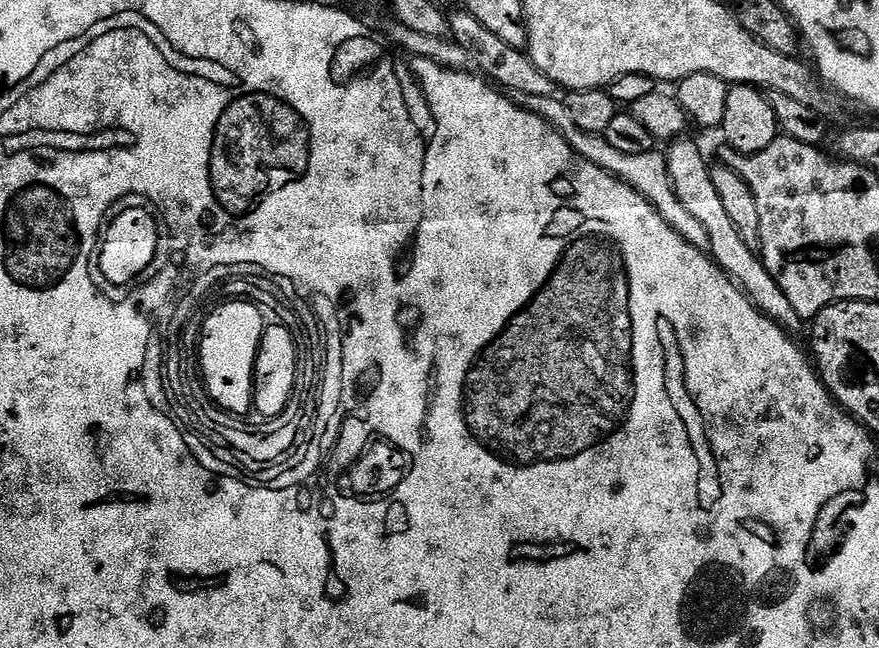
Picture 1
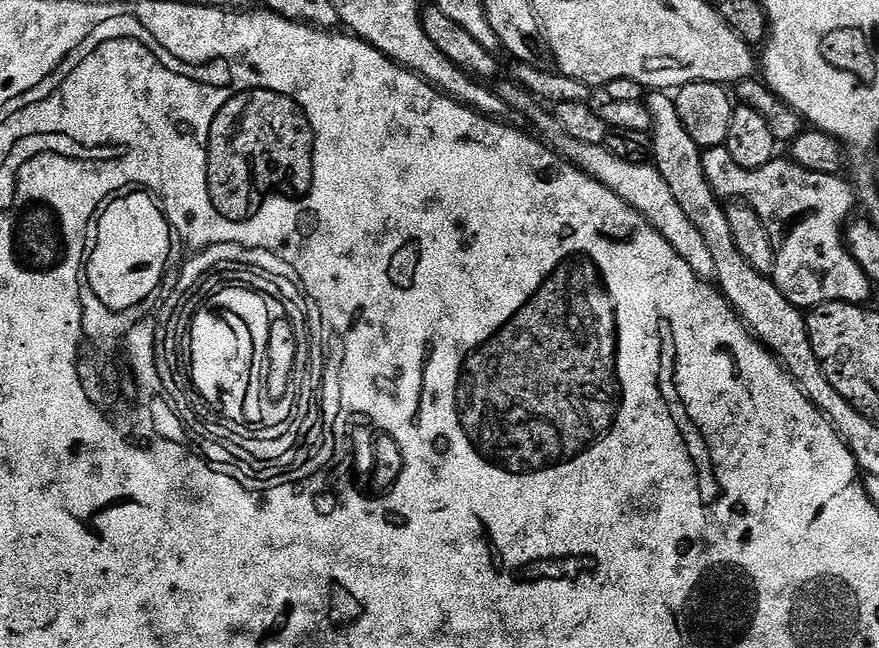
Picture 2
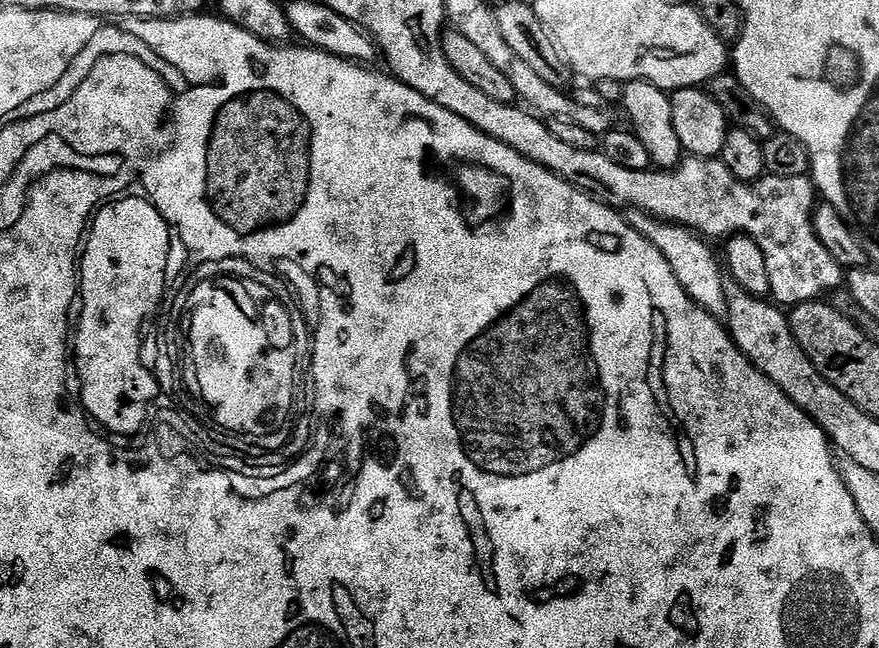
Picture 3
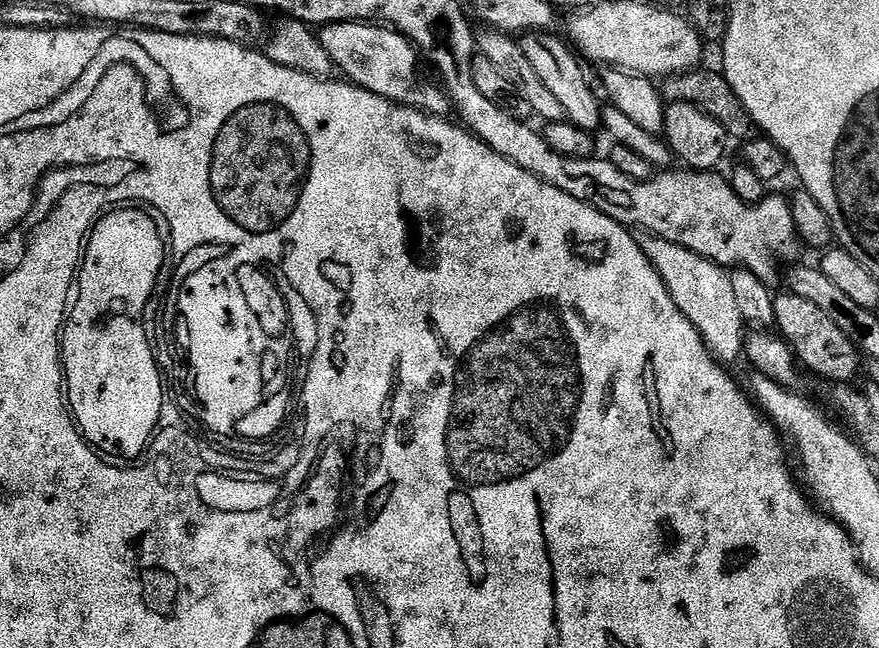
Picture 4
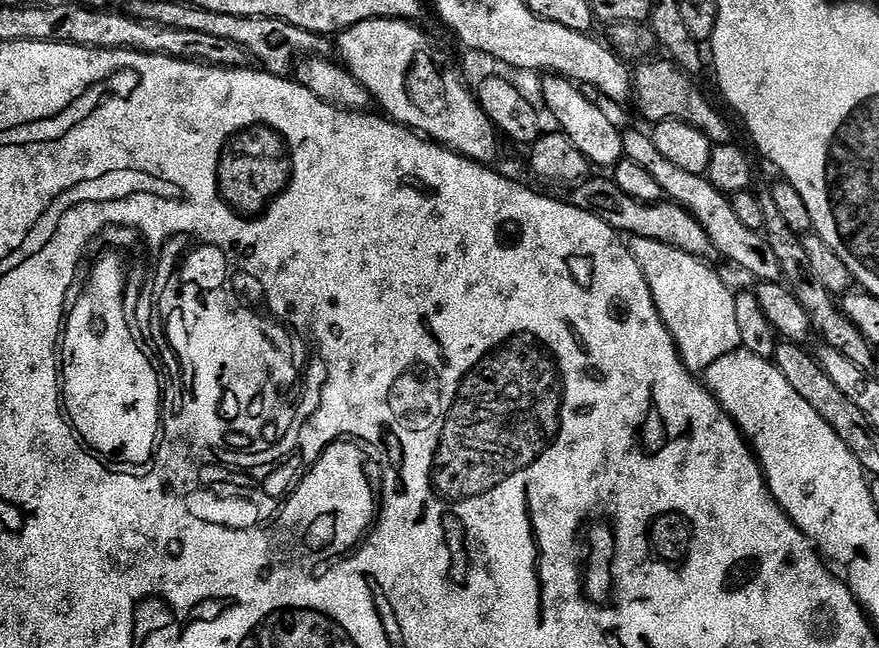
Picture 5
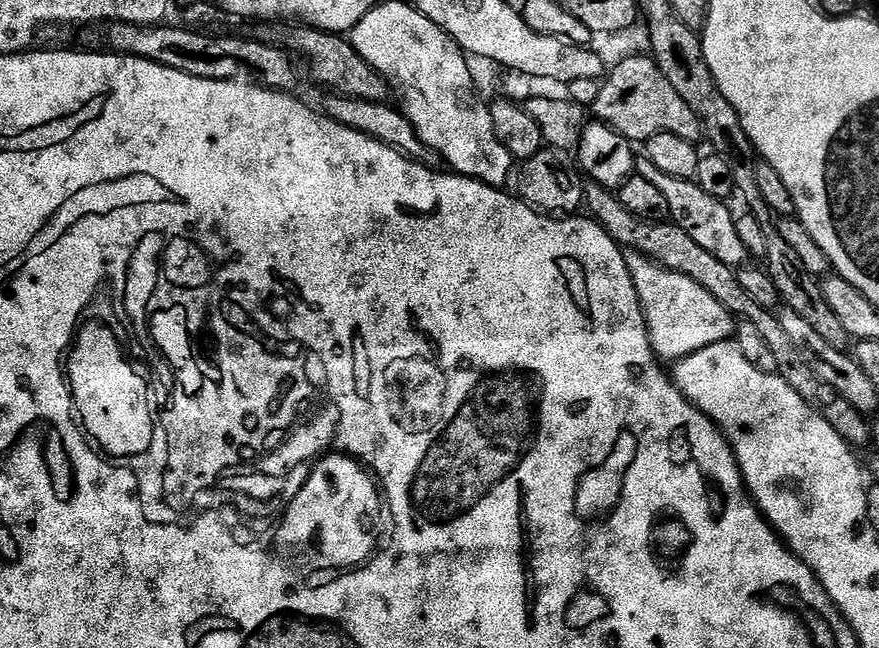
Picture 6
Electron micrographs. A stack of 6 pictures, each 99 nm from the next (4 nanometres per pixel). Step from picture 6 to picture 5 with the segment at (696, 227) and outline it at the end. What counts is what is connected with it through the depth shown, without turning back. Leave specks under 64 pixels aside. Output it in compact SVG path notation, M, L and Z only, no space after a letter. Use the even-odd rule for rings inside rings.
M627 129L623 136L623 152L625 159L638 162L654 177L654 182L662 186L665 197L671 203L680 204L690 215L700 223L702 230L710 238L713 249L717 253L721 252L732 264L737 264L744 272L749 272L752 276L757 276L757 281L774 280L777 282L785 279L782 264L778 260L767 239L761 233L749 230L744 223L738 219L738 214L734 214L734 206L731 199L725 193L719 192L707 175L691 173L682 170L679 166L674 166L667 158L659 153L658 148L649 133L642 133L638 130Z

